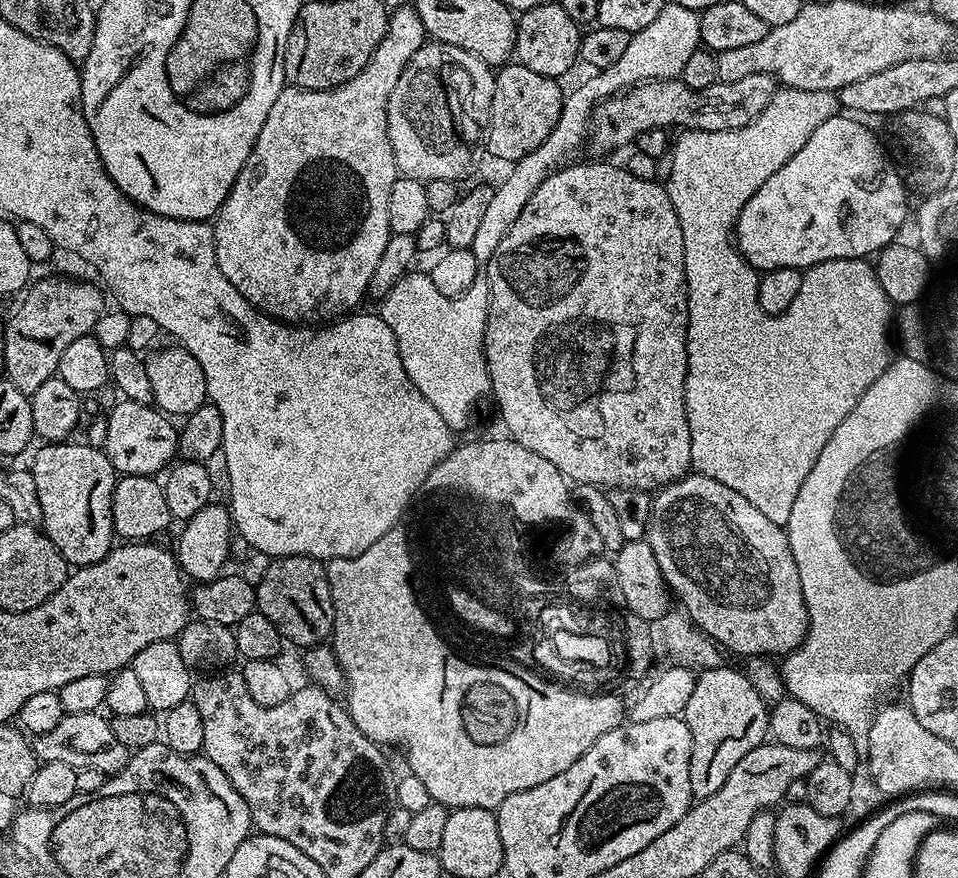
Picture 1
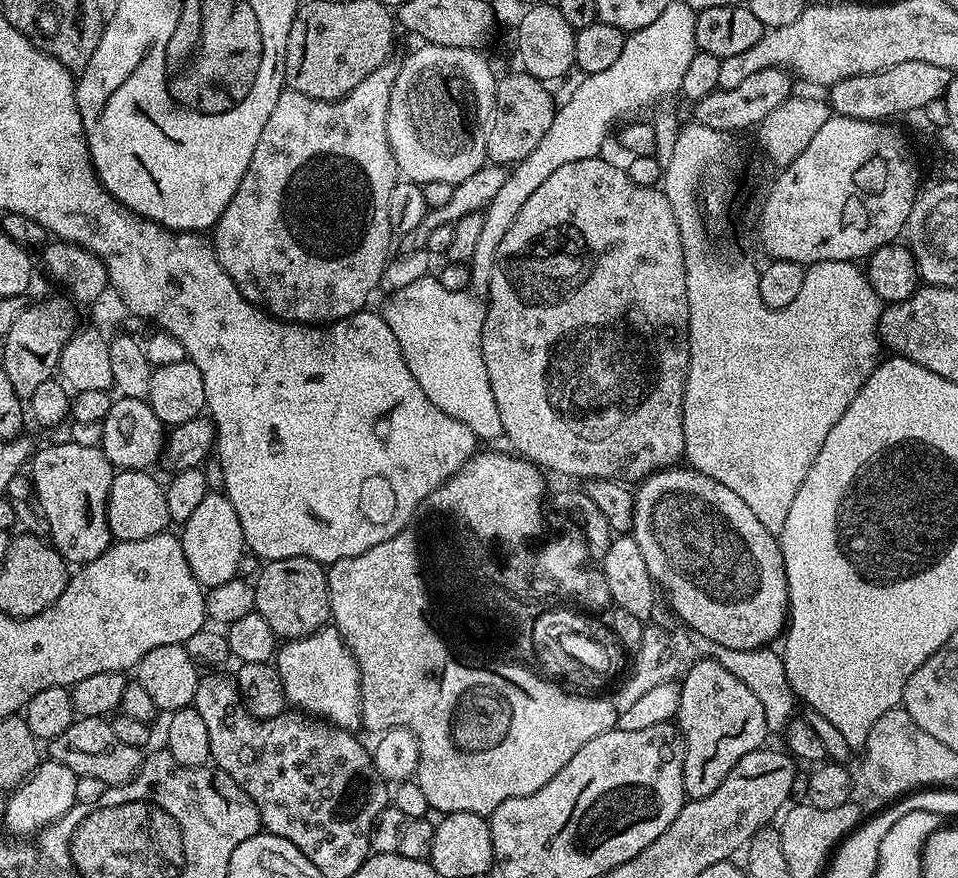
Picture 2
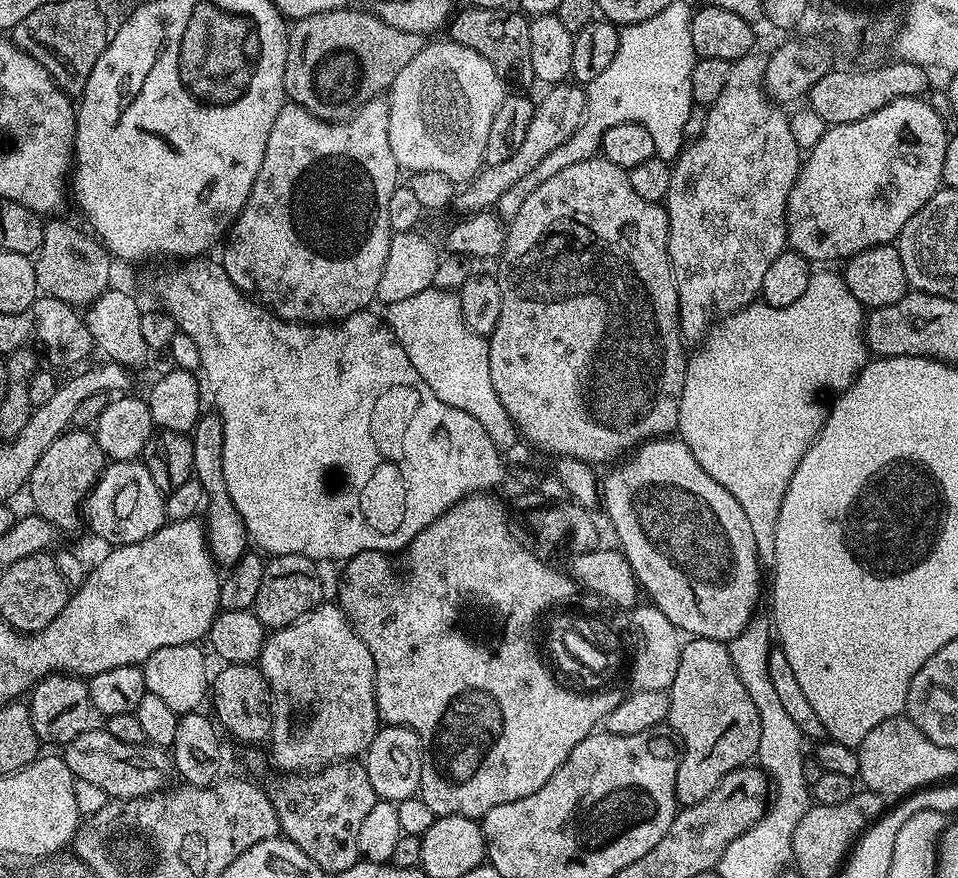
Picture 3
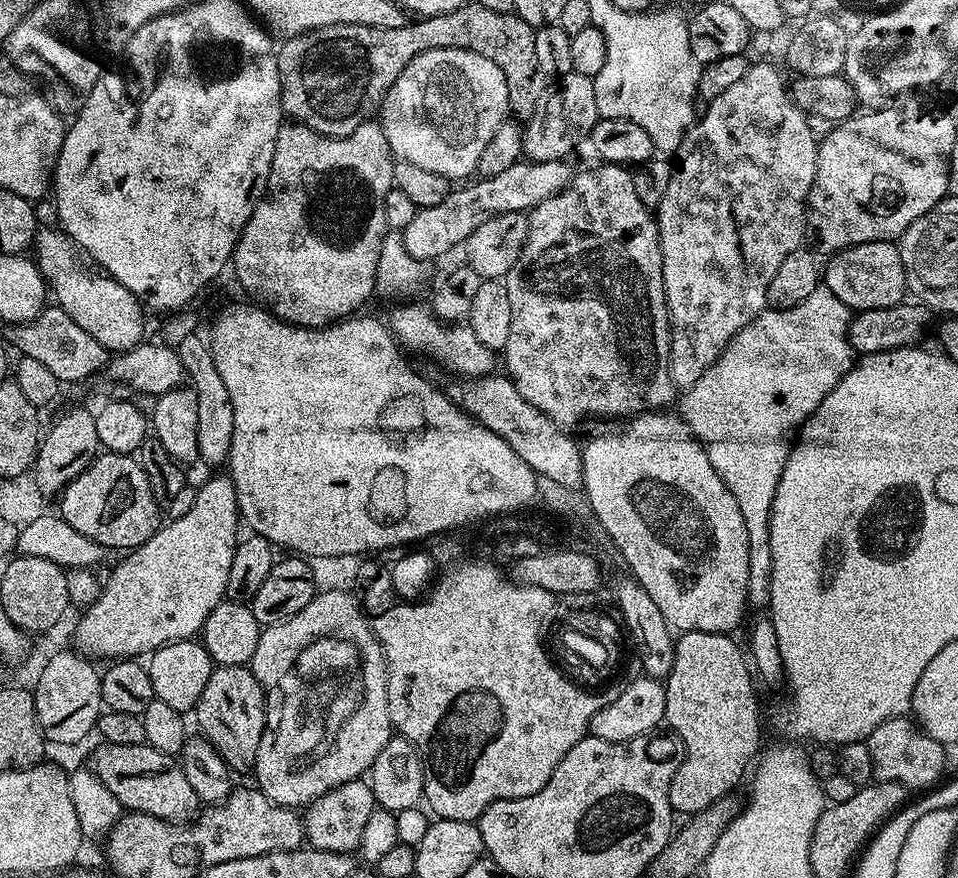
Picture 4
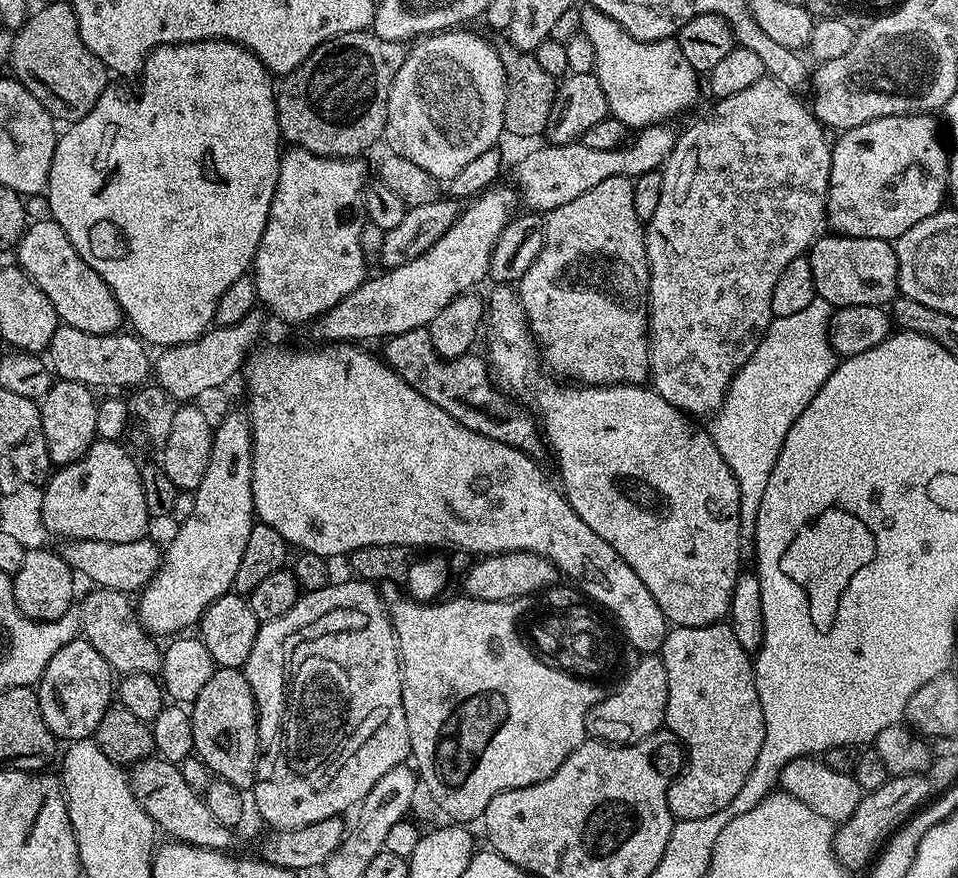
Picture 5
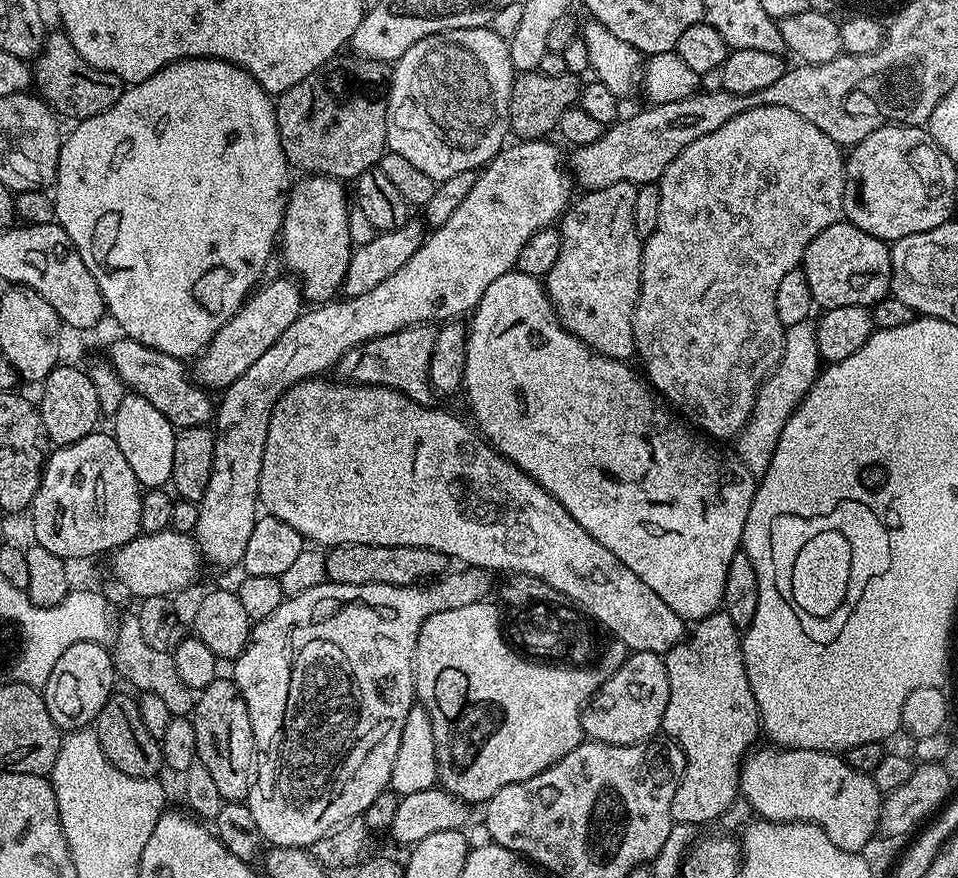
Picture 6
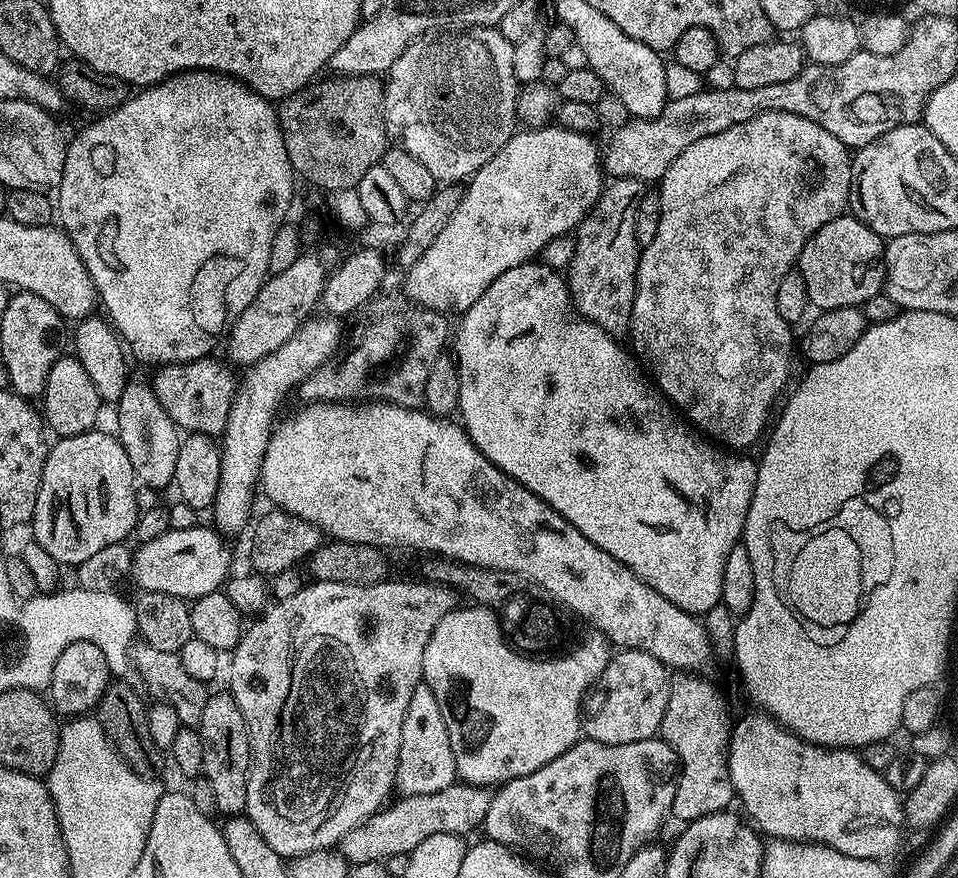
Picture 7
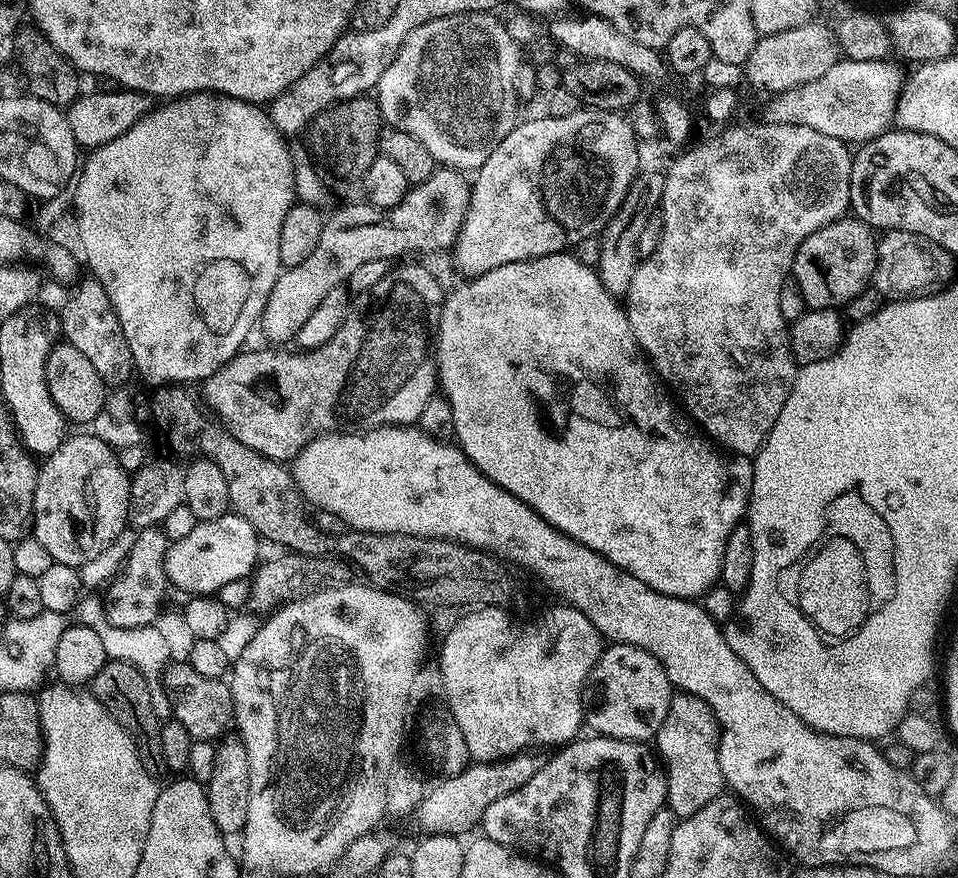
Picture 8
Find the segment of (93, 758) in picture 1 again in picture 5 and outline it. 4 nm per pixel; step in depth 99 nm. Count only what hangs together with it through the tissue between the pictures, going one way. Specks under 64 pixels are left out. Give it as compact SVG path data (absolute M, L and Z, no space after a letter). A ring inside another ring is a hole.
M149 758L147 760L139 760L130 768L130 783L132 792L138 798L138 802L142 806L142 810L146 810L146 814L150 814L150 818L155 822L157 829L161 833L169 832L173 841L181 844L193 844L195 848L215 848L217 850L231 849L233 829L222 826L222 822L218 822L218 818L214 818L214 814L210 814L210 806L206 806L203 795L199 791L192 789L192 784L186 777L180 773L181 769L177 765L172 764L169 760L159 758Z

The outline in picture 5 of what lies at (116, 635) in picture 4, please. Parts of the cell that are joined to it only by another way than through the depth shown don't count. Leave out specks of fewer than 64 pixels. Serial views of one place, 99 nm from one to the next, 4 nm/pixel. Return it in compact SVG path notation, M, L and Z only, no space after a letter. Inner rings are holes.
M247 411L228 412L221 418L220 424L218 420L212 433L210 462L206 462L202 482L194 491L194 514L190 514L190 518L175 529L177 532L173 534L168 549L163 549L159 571L138 596L138 619L149 633L157 637L168 638L191 629L188 627L191 624L193 627L215 600L233 591L232 583L238 574L238 565L242 562L242 553L246 550L246 541L254 523L252 427Z

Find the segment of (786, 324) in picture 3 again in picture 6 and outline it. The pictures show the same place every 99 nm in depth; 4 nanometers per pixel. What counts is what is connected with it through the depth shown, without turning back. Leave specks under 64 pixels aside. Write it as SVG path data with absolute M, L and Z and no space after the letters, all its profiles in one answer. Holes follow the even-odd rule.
M812 322L795 324L784 333L784 357L780 359L776 369L767 380L760 385L760 393L752 407L752 417L738 437L740 443L739 459L752 471L752 475L759 478L766 474L770 466L770 458L774 458L774 450L778 446L778 438L782 438L782 430L794 410L804 400L804 396L814 386L817 376L822 371L822 361L818 342L816 341L816 325Z

